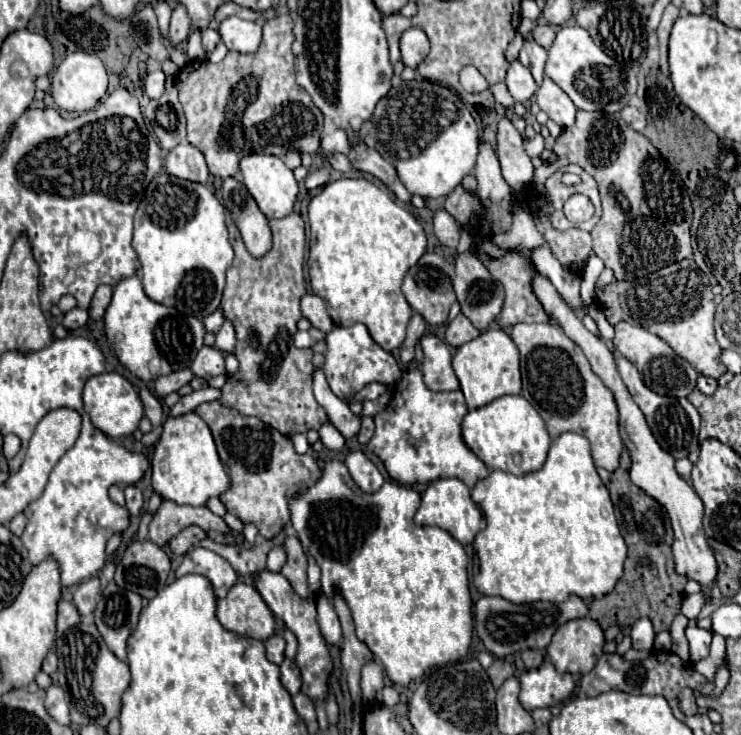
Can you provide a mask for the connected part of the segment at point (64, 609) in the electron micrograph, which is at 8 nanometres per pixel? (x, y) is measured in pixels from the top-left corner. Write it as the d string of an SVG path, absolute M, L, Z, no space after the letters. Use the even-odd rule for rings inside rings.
M60 600L58 602L58 632L62 634L64 630L76 626L76 622L80 622L80 614L78 614L76 606L72 602Z

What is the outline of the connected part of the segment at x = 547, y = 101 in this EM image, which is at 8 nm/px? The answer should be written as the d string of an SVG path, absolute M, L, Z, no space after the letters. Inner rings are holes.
M548 76L544 78L542 86L536 92L536 102L538 102L540 110L546 112L548 118L554 120L558 126L562 126L562 128L572 126L576 106L568 98L568 94L560 86L556 86Z

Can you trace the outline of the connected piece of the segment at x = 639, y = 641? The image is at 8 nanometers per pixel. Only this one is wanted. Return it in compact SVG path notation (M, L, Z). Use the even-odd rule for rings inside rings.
M640 618L630 632L630 640L632 640L632 648L634 650L652 650L654 644L654 630L652 630L652 622L648 618Z

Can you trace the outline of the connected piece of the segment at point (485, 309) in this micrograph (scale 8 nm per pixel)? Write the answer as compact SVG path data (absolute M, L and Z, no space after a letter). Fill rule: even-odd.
M464 252L456 258L456 278L454 278L454 290L458 296L458 302L462 306L462 314L466 318L470 318L470 322L480 330L488 330L490 322L496 320L496 316L500 314L502 306L504 306L504 286L494 280L488 272L488 268L478 260L476 254L472 252Z

